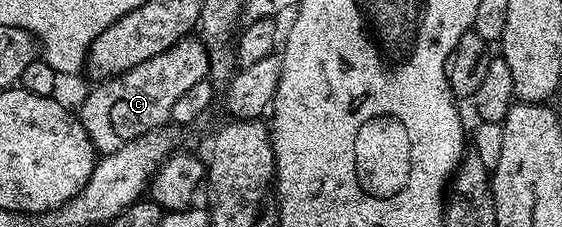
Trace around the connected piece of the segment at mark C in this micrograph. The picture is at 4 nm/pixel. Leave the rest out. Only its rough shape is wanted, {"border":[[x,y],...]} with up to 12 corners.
{"border":[[204,39],[102,80],[79,119],[108,154],[170,123],[209,74]]}

